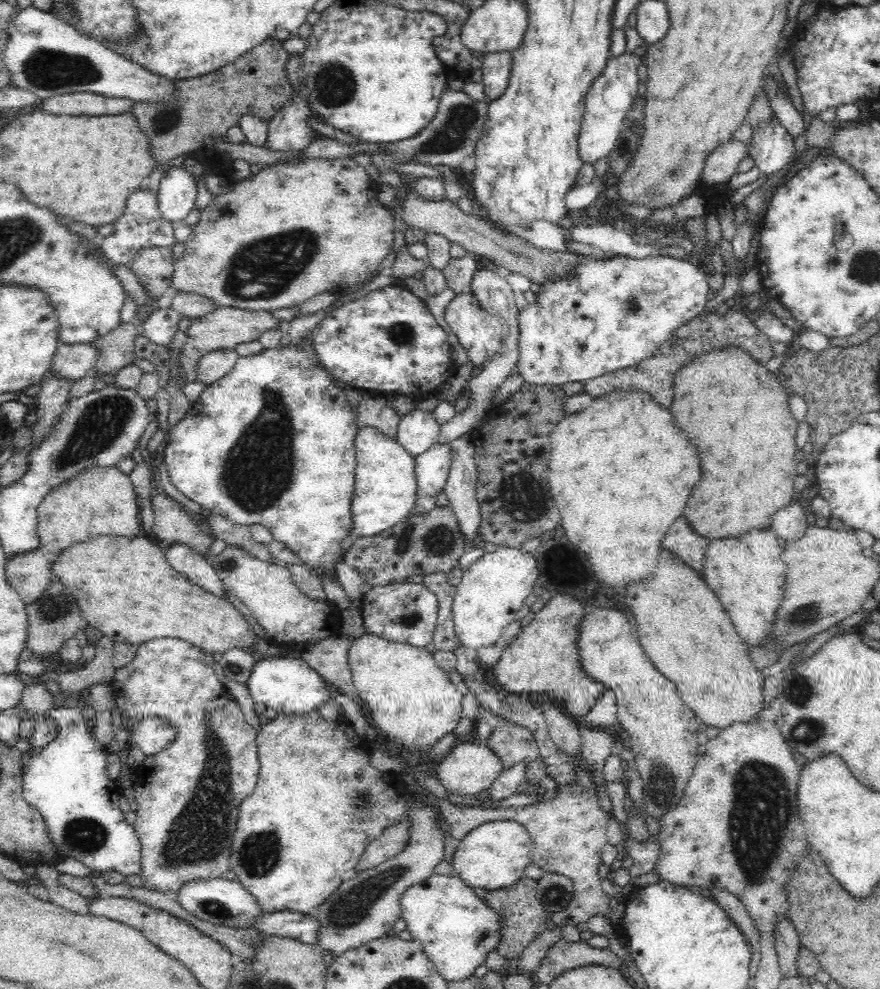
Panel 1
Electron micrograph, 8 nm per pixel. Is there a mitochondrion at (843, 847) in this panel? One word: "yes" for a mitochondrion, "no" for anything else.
no

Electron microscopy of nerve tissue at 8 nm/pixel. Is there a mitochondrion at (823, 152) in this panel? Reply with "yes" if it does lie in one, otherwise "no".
no

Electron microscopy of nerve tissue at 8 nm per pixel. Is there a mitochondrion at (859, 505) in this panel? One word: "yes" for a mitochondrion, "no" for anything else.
no

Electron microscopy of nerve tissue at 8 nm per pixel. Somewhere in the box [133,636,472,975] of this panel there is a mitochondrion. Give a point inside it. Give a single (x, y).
(198, 836)

